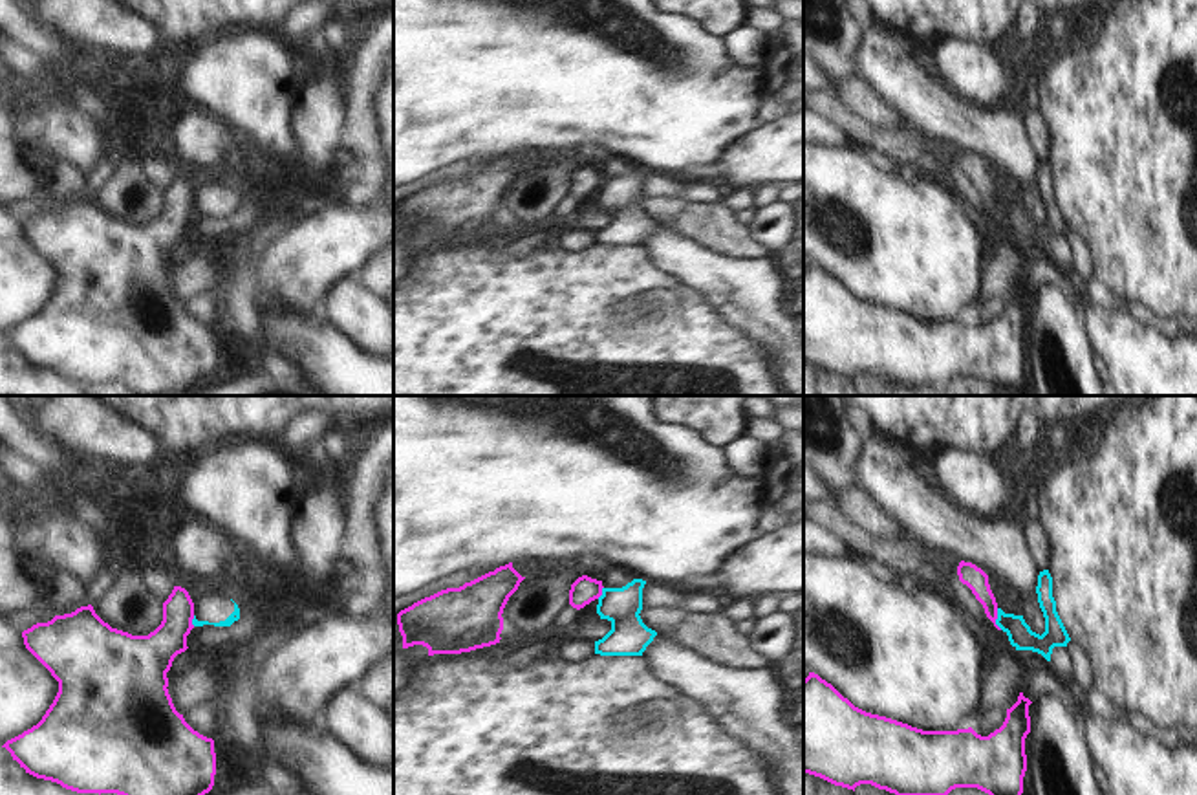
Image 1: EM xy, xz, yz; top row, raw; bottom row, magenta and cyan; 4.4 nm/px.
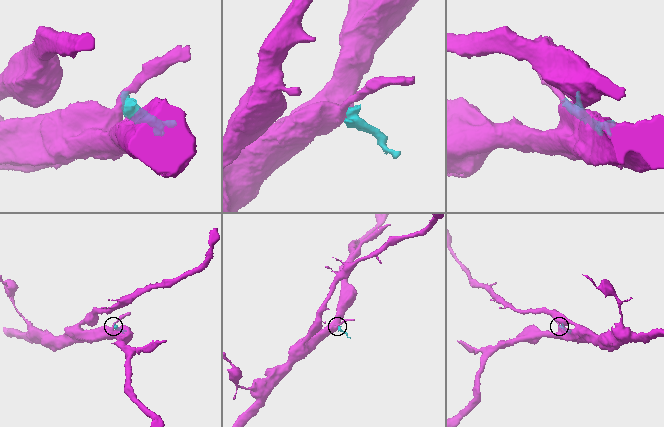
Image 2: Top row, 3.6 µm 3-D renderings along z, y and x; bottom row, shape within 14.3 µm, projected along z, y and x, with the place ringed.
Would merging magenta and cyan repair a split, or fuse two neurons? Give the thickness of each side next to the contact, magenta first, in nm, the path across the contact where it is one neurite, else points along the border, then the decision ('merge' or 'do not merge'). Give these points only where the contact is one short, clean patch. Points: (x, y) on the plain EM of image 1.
100 nm thick on the magenta side, 110 nm on the other; border along yz (996, 198), (996, 213), (1002, 218); do not merge

